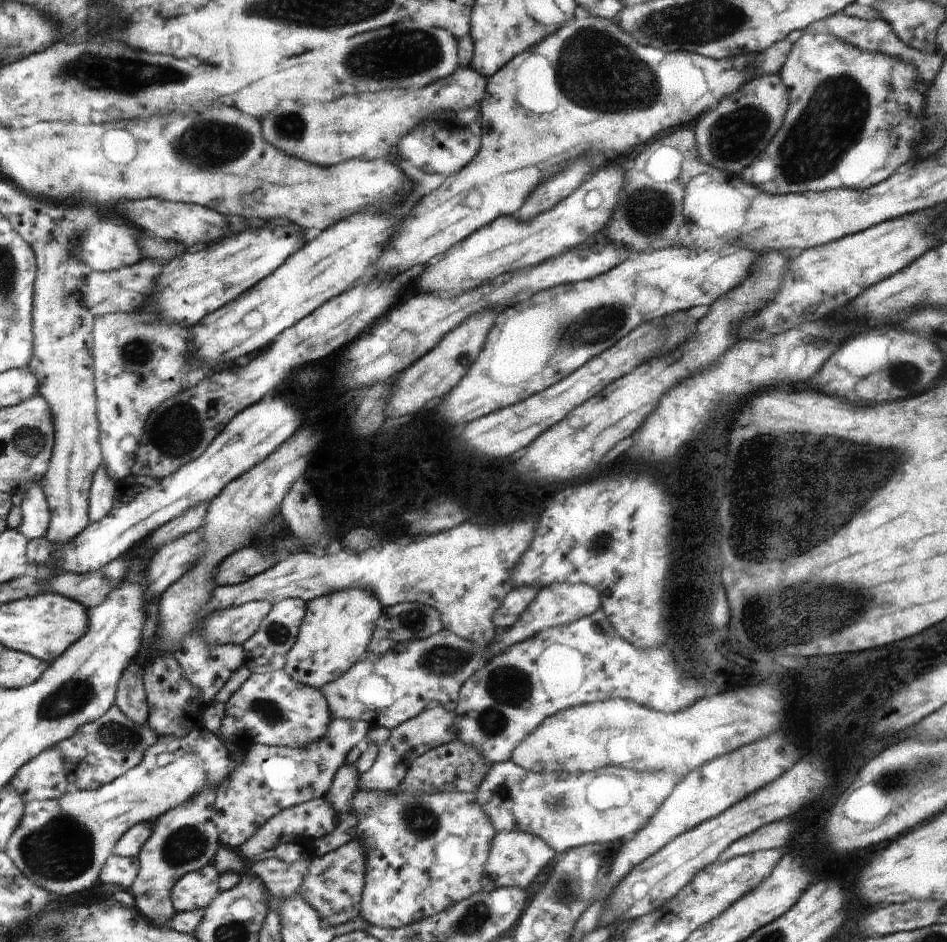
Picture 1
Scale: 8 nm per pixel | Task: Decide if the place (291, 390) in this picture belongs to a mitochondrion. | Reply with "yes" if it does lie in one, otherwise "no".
no

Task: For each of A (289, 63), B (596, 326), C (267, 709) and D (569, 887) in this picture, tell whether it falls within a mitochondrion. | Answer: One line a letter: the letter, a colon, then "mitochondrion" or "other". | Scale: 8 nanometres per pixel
A: other
B: mitochondrion
C: mitochondrion
D: mitochondrion

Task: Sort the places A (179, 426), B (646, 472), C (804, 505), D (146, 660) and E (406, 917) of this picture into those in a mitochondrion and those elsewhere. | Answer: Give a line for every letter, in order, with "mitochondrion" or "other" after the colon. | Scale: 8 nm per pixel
A: mitochondrion
B: other
C: mitochondrion
D: other
E: other

